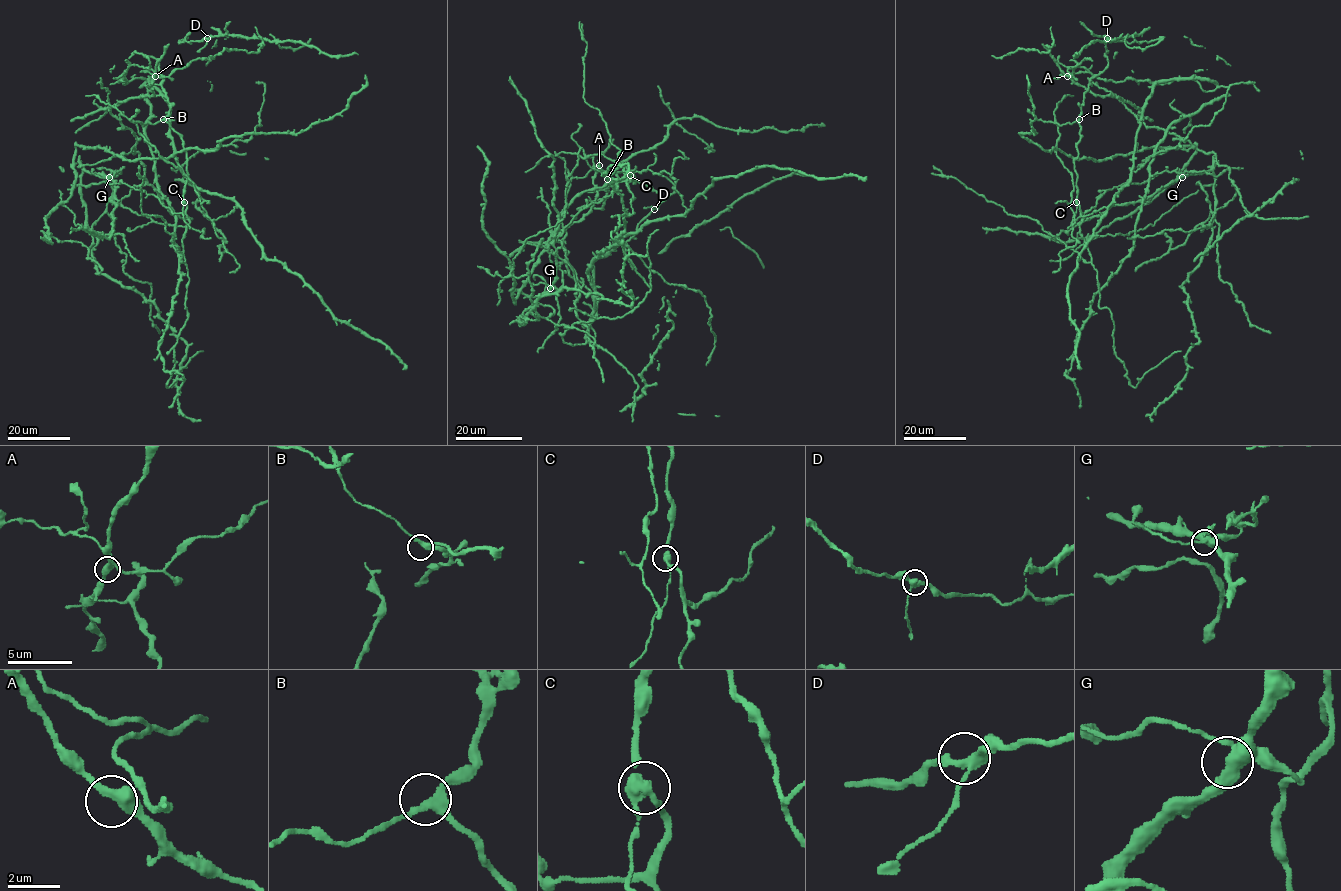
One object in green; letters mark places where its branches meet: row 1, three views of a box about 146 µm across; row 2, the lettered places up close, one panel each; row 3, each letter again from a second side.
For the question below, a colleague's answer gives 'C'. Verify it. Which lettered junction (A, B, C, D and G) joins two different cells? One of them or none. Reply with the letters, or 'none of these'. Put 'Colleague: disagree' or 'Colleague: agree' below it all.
C
Colleague: agree

